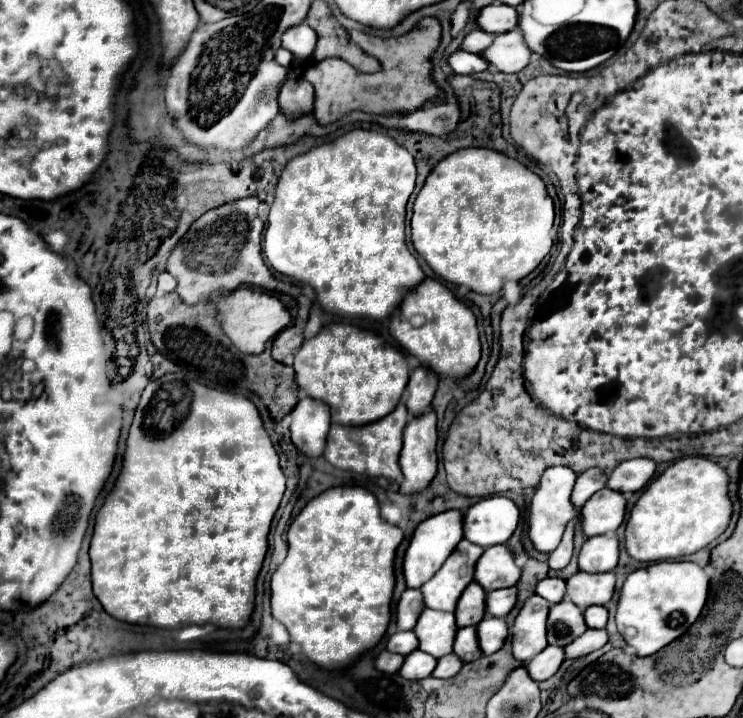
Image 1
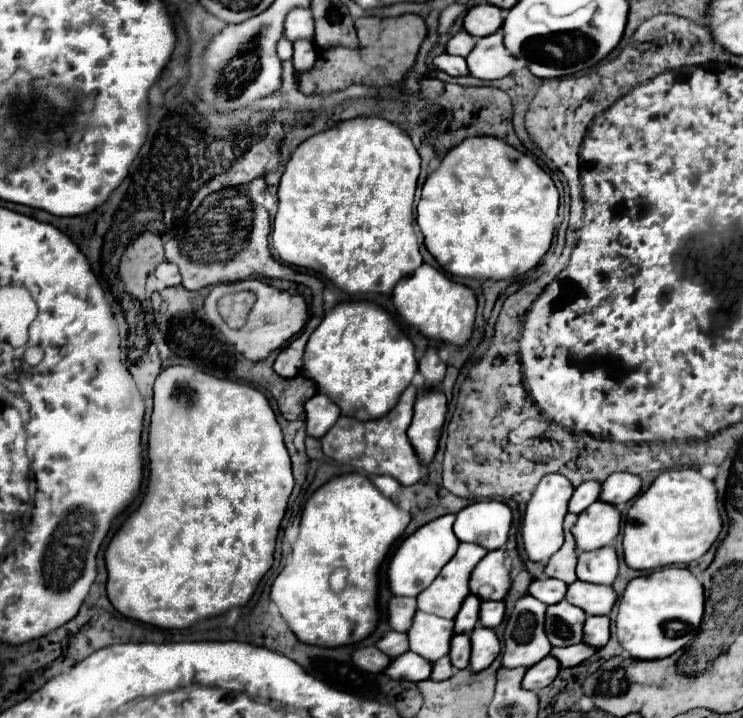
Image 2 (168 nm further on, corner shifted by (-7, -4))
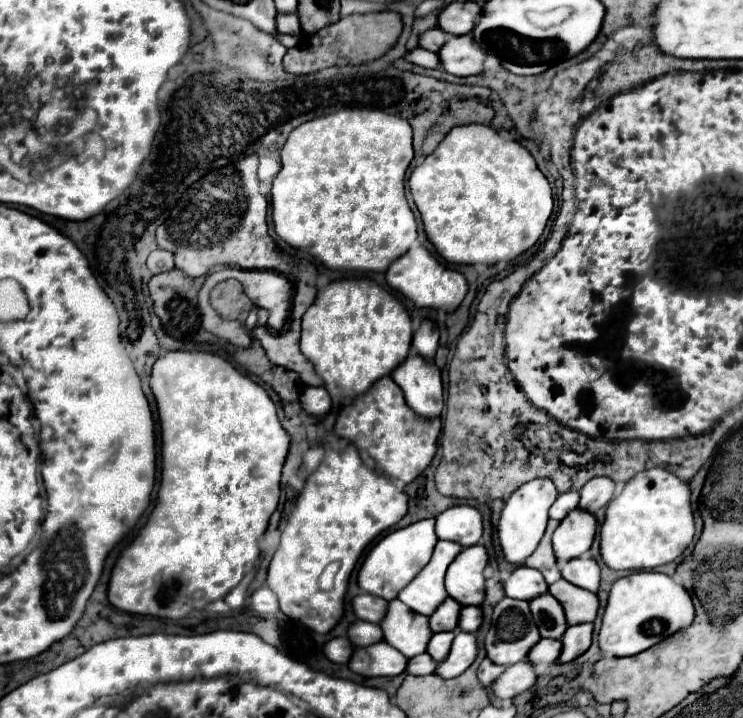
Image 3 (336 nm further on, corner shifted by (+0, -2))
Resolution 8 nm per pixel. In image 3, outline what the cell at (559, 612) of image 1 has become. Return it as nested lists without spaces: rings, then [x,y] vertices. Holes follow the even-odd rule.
[[[540,595],[530,601],[534,623],[538,631],[546,639],[562,639],[564,631],[568,629],[568,621],[564,609],[552,595]]]

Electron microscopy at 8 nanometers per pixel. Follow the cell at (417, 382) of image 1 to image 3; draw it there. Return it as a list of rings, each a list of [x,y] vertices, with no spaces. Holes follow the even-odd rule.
[[[422,321],[420,323],[418,331],[414,333],[412,347],[426,361],[432,361],[434,359],[436,349],[438,349],[438,329],[436,329],[436,325],[432,321]]]

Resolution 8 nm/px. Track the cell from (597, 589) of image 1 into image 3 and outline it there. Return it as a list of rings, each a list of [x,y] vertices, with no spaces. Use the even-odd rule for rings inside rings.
[[[566,579],[556,581],[548,589],[562,603],[562,607],[566,611],[566,619],[570,625],[588,623],[588,621],[596,619],[598,607],[600,607],[596,593],[584,591],[582,587],[576,587],[576,585],[568,583]]]

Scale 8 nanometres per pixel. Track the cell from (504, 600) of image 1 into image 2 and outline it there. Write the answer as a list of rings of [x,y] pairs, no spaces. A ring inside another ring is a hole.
[[[481,601],[481,609],[479,609],[479,623],[483,627],[495,629],[505,615],[505,605],[503,601]]]

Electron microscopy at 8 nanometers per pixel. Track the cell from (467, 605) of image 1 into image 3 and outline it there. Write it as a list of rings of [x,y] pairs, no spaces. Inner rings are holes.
[[[448,597],[440,607],[438,611],[434,611],[430,615],[430,629],[434,633],[440,633],[440,631],[456,631],[456,623],[460,619],[460,603],[456,603],[456,599]]]

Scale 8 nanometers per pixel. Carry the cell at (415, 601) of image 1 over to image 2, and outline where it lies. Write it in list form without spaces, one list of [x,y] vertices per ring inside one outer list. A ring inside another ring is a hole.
[[[391,597],[387,603],[387,623],[393,631],[407,631],[417,605],[413,597]]]

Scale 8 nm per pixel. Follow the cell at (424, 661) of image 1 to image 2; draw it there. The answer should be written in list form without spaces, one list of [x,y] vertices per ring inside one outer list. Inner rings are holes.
[[[405,651],[403,655],[397,655],[391,659],[387,669],[383,671],[391,679],[403,679],[403,681],[425,681],[431,675],[431,663],[423,661],[423,657]]]

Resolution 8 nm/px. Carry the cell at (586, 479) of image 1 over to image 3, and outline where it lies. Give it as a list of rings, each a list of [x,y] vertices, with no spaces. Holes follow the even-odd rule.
[[[568,491],[558,495],[558,499],[554,501],[554,505],[550,507],[550,517],[562,521],[572,509],[576,509],[580,503],[580,493],[578,491]]]

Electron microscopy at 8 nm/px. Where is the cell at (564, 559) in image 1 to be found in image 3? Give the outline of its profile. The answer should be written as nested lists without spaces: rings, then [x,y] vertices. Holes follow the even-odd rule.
[[[550,519],[548,521],[548,529],[546,529],[544,539],[540,541],[540,547],[526,559],[526,565],[532,567],[532,569],[538,569],[544,575],[544,579],[546,579],[548,585],[556,583],[556,579],[562,577],[560,575],[560,569],[556,565],[554,549],[552,549],[552,533],[554,533],[554,529],[558,525],[560,525],[560,521],[556,521],[556,519]]]

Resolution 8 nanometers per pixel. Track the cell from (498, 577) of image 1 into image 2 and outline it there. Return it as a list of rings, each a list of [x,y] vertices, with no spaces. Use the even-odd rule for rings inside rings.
[[[495,549],[489,551],[471,571],[469,579],[469,591],[477,595],[479,599],[487,601],[501,601],[507,593],[507,569],[503,565],[505,561],[505,551]]]

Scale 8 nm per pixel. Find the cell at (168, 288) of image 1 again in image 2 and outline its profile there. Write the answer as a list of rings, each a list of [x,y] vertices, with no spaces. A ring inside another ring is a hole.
[[[169,261],[159,263],[157,269],[155,269],[155,275],[157,275],[157,281],[159,281],[161,287],[171,287],[171,285],[181,283],[181,273],[179,273],[177,265],[173,265]]]

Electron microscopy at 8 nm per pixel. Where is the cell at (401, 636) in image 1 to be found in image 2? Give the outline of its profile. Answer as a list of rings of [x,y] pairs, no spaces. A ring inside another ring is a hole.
[[[387,631],[385,637],[381,637],[377,641],[377,647],[389,655],[389,657],[397,657],[399,653],[407,651],[407,633],[399,633],[399,631]]]

